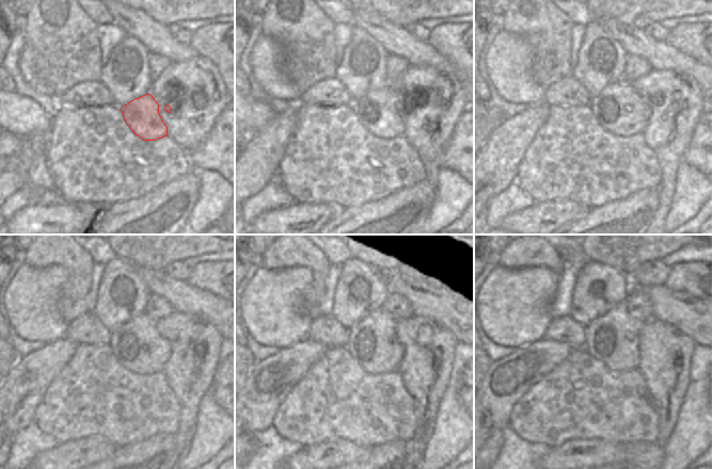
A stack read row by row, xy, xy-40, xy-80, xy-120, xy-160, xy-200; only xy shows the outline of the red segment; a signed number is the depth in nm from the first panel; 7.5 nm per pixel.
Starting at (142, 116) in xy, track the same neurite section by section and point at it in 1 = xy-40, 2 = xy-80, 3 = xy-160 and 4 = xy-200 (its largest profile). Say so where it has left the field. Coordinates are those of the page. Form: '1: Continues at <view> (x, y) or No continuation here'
1: Continues at xy-40 (371, 109)
2: Continues at xy-80 (602, 104)
3: Continues at xy-160 (378, 324)
4: Continues at xy-200 (617, 323)

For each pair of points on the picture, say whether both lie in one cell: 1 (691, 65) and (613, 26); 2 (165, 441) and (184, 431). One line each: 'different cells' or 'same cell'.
1: same cell
2: different cells

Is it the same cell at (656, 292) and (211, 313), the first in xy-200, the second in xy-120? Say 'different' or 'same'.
same

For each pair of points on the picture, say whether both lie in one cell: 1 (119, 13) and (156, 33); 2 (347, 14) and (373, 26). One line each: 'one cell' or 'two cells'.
1: one cell
2: two cells

